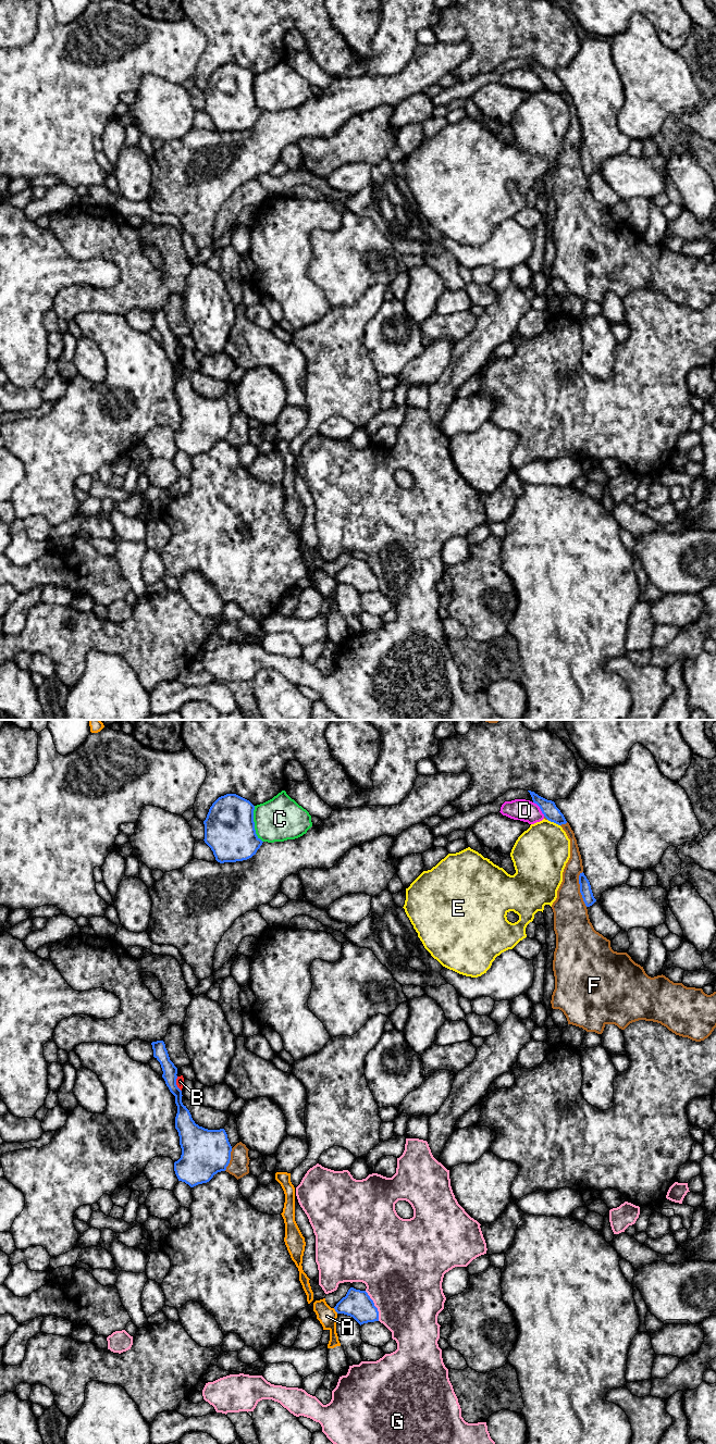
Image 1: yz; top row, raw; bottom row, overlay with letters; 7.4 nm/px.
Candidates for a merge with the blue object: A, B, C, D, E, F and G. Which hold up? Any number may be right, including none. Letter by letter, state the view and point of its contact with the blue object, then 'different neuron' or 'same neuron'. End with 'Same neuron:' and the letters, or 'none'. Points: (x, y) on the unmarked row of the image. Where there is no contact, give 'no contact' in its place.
A: yz (335, 580) | same neuron
B: yz (175, 353) | different neuron
C: yz (254, 94) | different neuron
D: yz (540, 77) | different neuron
E: yz (554, 91) | different neuron
F: yz (580, 158) | different neuron
G: yz (374, 575) | different neuron
Same neuron: A

